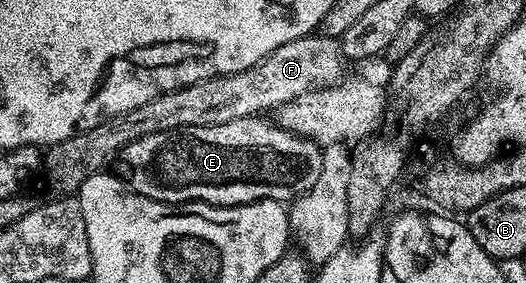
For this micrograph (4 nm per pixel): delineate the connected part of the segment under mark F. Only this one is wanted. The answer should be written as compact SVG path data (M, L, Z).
M308 35L293 39L245 71L163 93L133 111L104 119L87 133L71 137L61 145L50 146L41 161L42 172L47 172L48 183L59 192L56 194L78 194L87 174L110 170L118 162L120 151L145 135L185 127L209 127L266 114L266 109L276 110L293 98L312 93L315 88L328 89L330 85L338 85L345 77L343 64L343 50L336 38Z

